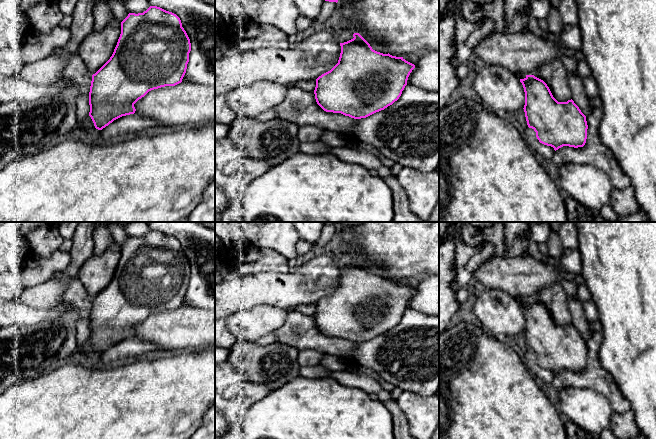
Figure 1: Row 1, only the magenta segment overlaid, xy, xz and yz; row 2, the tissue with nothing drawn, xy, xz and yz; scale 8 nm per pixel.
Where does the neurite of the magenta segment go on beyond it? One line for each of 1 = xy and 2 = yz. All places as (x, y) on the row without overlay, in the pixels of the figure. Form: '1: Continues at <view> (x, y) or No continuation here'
1: No continuation here
2: No continuation here

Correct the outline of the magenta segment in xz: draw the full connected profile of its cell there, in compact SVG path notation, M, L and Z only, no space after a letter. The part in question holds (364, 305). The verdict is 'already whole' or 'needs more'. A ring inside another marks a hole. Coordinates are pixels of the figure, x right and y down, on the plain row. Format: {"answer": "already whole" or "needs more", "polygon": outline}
{"answer": "already whole", "polygon": "M354 257L353 261L340 267L338 287L316 303L314 318L317 328L324 335L361 343L384 334L397 325L415 289L403 281L373 274L359 257Z"}

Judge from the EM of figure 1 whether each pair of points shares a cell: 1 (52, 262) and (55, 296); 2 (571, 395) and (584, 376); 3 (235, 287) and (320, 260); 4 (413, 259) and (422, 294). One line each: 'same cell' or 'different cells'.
1: different cells
2: different cells
3: same cell
4: different cells

